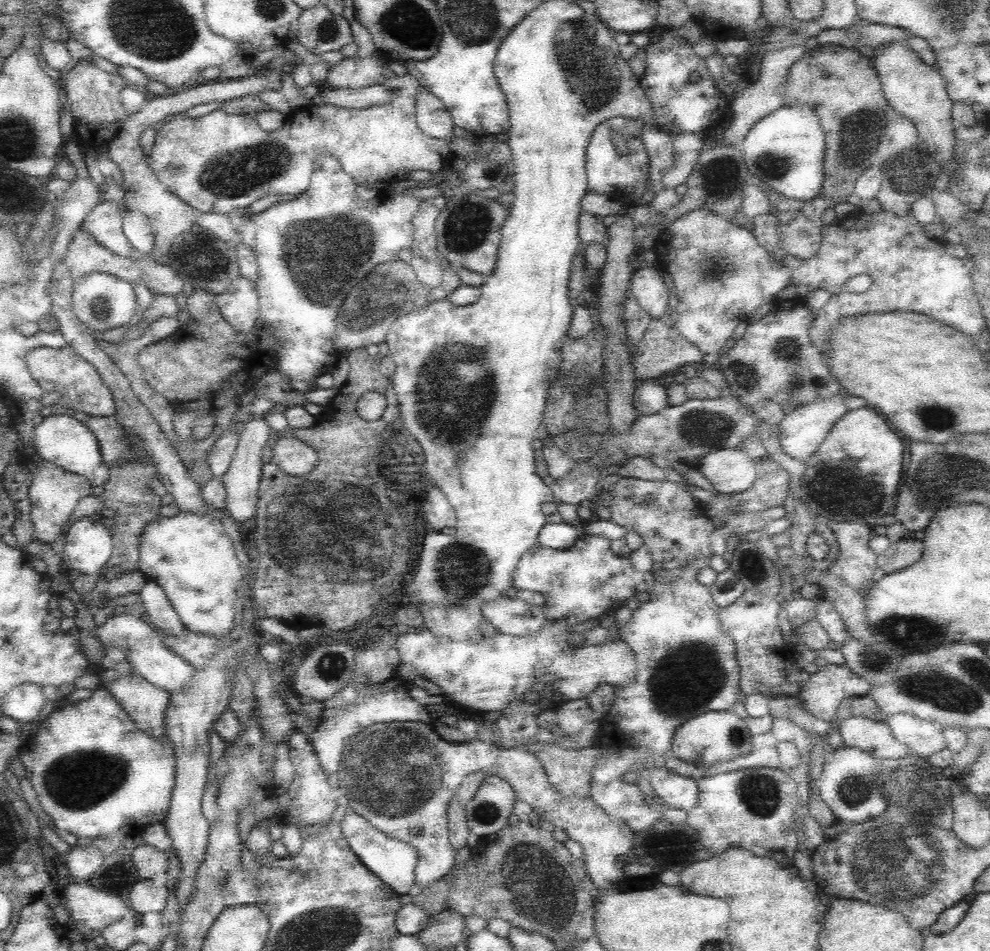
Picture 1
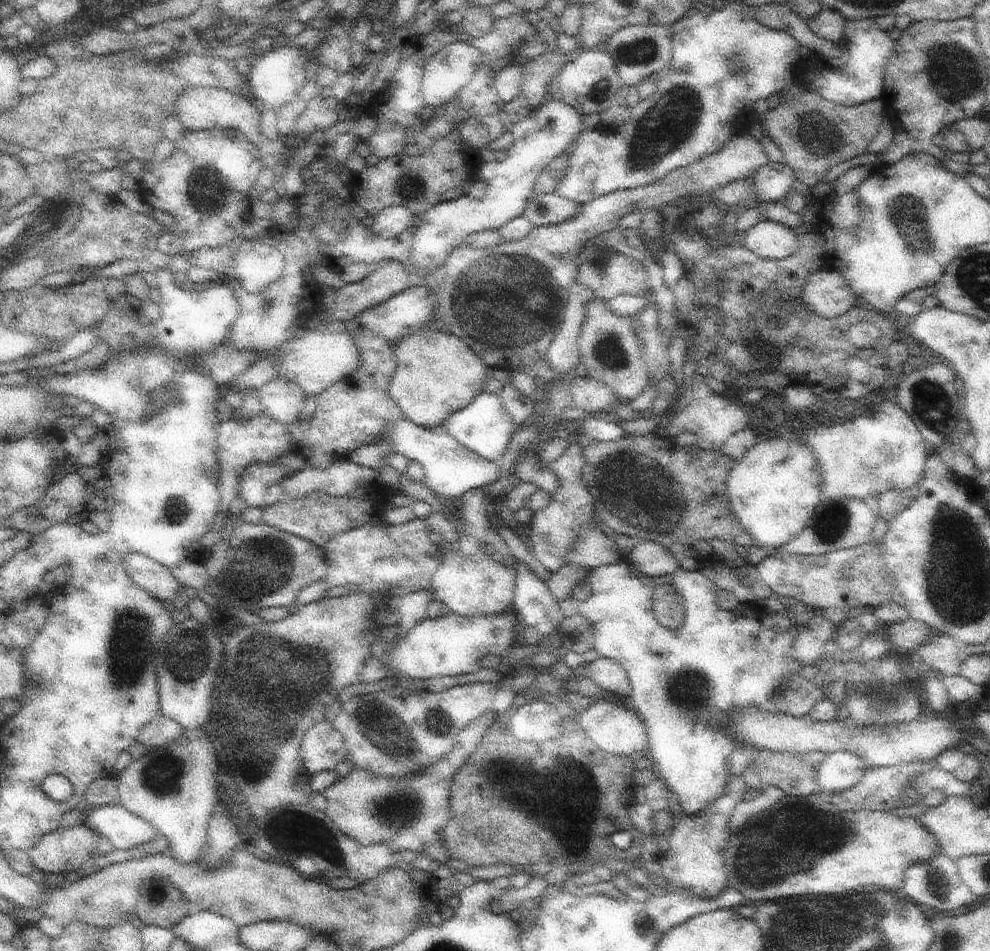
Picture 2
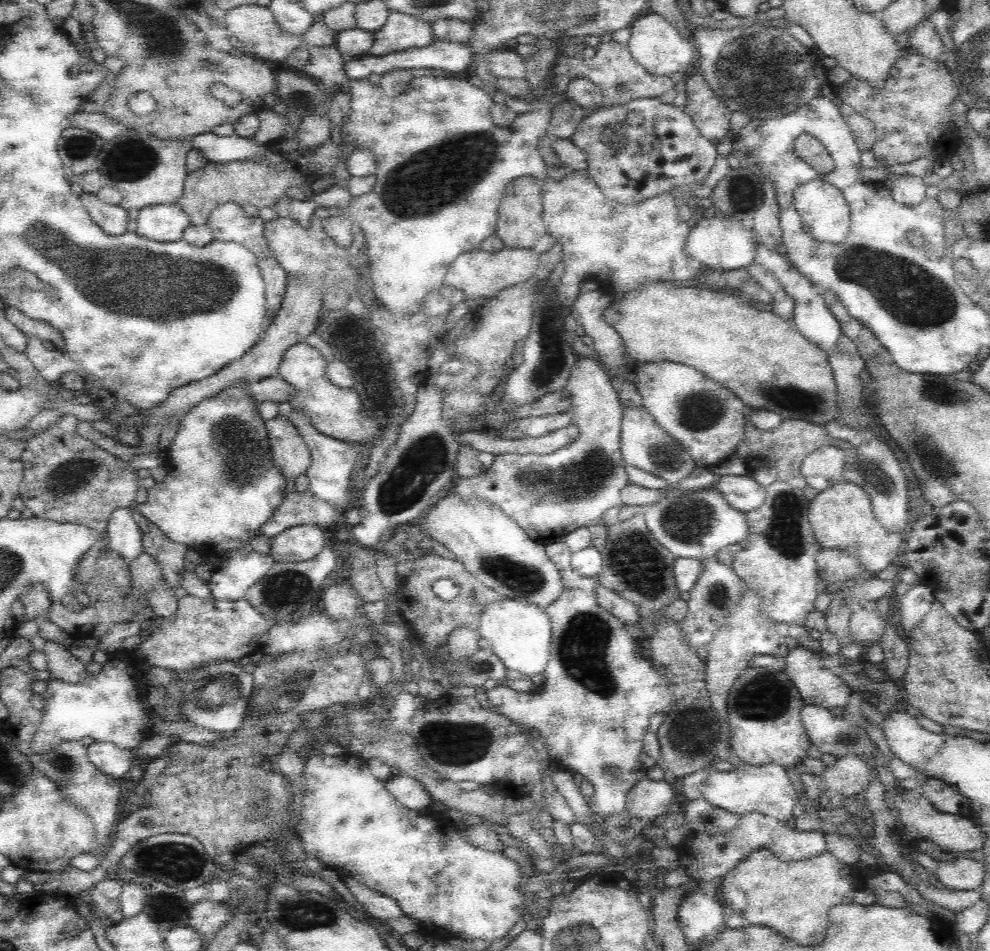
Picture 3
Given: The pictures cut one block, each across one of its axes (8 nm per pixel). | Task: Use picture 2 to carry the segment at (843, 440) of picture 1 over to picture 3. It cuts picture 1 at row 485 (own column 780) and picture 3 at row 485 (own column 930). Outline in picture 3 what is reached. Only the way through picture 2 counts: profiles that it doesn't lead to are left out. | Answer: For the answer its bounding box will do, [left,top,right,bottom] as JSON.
[810,482,904,572]

